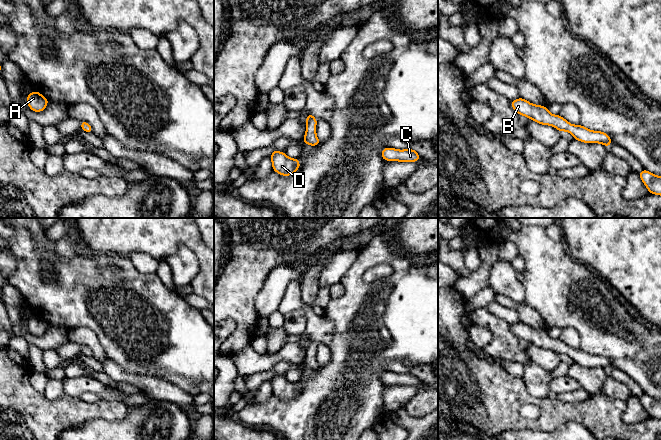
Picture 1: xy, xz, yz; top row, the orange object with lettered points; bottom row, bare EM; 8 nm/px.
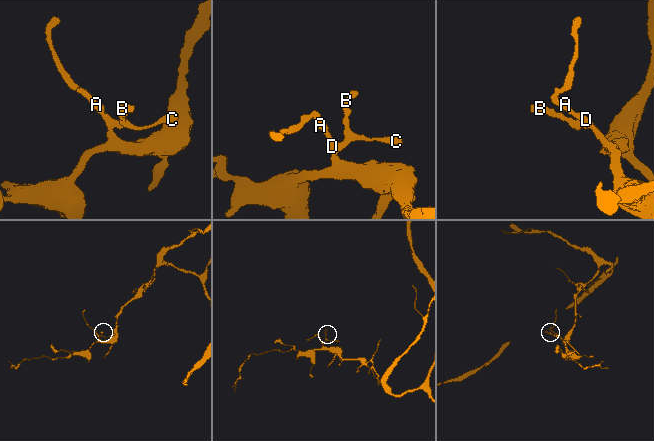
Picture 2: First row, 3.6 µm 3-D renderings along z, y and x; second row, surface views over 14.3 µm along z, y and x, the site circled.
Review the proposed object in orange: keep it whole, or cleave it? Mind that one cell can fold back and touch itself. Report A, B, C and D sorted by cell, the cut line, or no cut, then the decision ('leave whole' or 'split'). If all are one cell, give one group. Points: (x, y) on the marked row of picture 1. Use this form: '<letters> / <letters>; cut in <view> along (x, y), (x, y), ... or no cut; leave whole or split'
A B C D; no cut; leave whole

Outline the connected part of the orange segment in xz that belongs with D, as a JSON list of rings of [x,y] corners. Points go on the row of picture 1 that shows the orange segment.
[[[273,149],[270,157],[273,171],[282,176],[293,175],[300,168],[300,161],[295,158],[289,158],[285,152]]]

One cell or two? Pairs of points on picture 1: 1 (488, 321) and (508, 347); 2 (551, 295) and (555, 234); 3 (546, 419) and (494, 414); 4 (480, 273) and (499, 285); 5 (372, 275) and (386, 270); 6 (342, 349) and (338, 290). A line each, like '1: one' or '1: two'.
1: one
2: two
3: one
4: two
5: one
6: two

